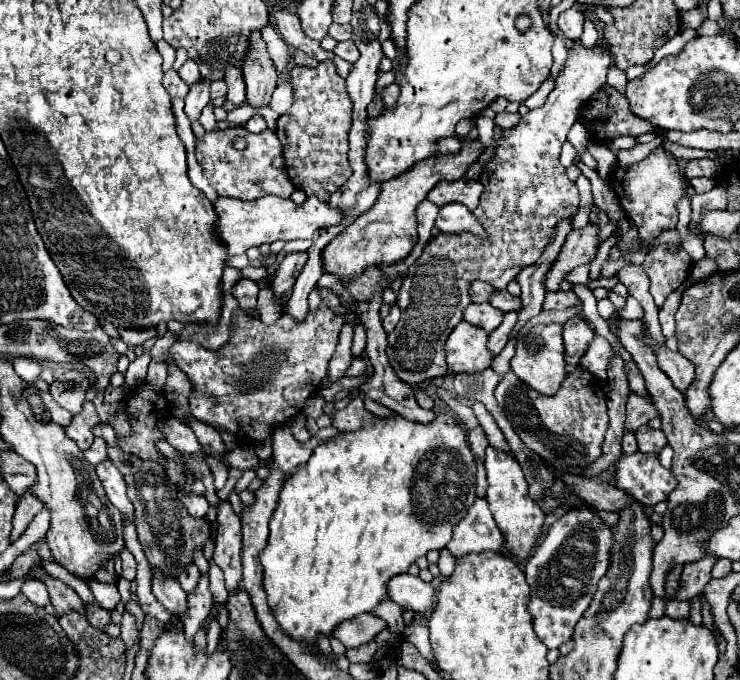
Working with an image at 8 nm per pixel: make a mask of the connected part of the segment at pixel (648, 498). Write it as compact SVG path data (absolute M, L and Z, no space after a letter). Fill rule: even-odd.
M655 453L623 455L617 461L613 475L617 477L619 489L635 493L635 499L649 507L659 501L665 501L669 493L677 487L675 477L669 469L663 469L659 465Z

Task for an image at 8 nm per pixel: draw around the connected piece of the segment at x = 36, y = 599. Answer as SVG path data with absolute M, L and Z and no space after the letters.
M25 579L23 585L21 585L21 593L27 599L31 599L31 603L35 603L39 607L45 607L51 601L49 593L47 593L47 587L41 581L35 581L35 579Z

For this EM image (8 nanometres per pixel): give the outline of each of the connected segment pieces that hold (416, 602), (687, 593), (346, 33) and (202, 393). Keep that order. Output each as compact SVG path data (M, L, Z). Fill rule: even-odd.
M409 573L397 575L389 581L389 599L403 609L411 609L415 613L427 613L435 605L435 589L431 583L425 583L421 577L413 577Z
M707 555L695 563L687 563L683 573L681 573L681 589L671 597L671 599L677 599L677 601L689 601L693 597L697 597L703 587L709 583L711 579L711 567L715 563L715 557Z
M331 23L329 35L331 35L335 41L339 41L339 39L349 39L349 37L351 37L351 25L337 25L337 23Z
M327 301L319 303L315 313L307 313L303 321L293 319L291 315L281 315L273 325L265 325L259 317L251 317L247 311L237 309L231 319L231 335L229 341L217 349L205 349L199 343L177 341L171 345L171 357L175 365L189 377L193 385L193 393L189 395L189 407L195 419L215 427L217 431L225 431L235 435L241 441L265 441L273 435L277 427L283 427L295 415L301 413L305 401L319 393L321 381L327 375L327 365L335 353L339 343L339 331L345 325L345 317L329 307Z

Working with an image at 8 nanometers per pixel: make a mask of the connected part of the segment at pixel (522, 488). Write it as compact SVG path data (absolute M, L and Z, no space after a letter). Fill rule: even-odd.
M487 447L485 469L487 469L487 481L489 481L487 503L489 503L489 509L493 513L497 527L503 533L503 539L505 539L501 553L511 553L513 557L523 561L531 555L533 547L537 545L537 539L541 535L547 515L539 507L539 503L529 497L529 487L527 487L525 475L523 475L519 463L511 455L501 453L495 447Z

